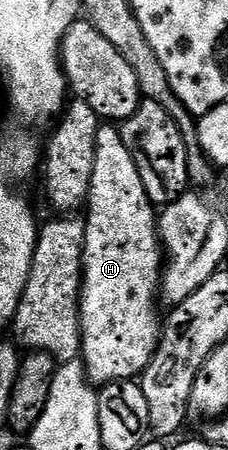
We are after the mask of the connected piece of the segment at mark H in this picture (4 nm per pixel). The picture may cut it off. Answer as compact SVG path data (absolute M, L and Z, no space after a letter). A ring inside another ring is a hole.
M100 126L97 130L97 150L93 158L93 182L91 192L87 195L85 205L85 223L83 226L83 286L79 297L79 330L83 333L83 346L81 359L87 369L87 378L92 384L102 386L112 384L114 380L135 380L142 377L143 371L149 366L155 348L159 344L161 331L161 312L155 305L155 296L161 292L161 277L165 263L165 253L159 242L159 229L157 227L157 208L151 203L149 194L145 194L145 185L141 183L141 174L137 174L137 162L133 162L133 154L123 144L119 128L115 126Z

